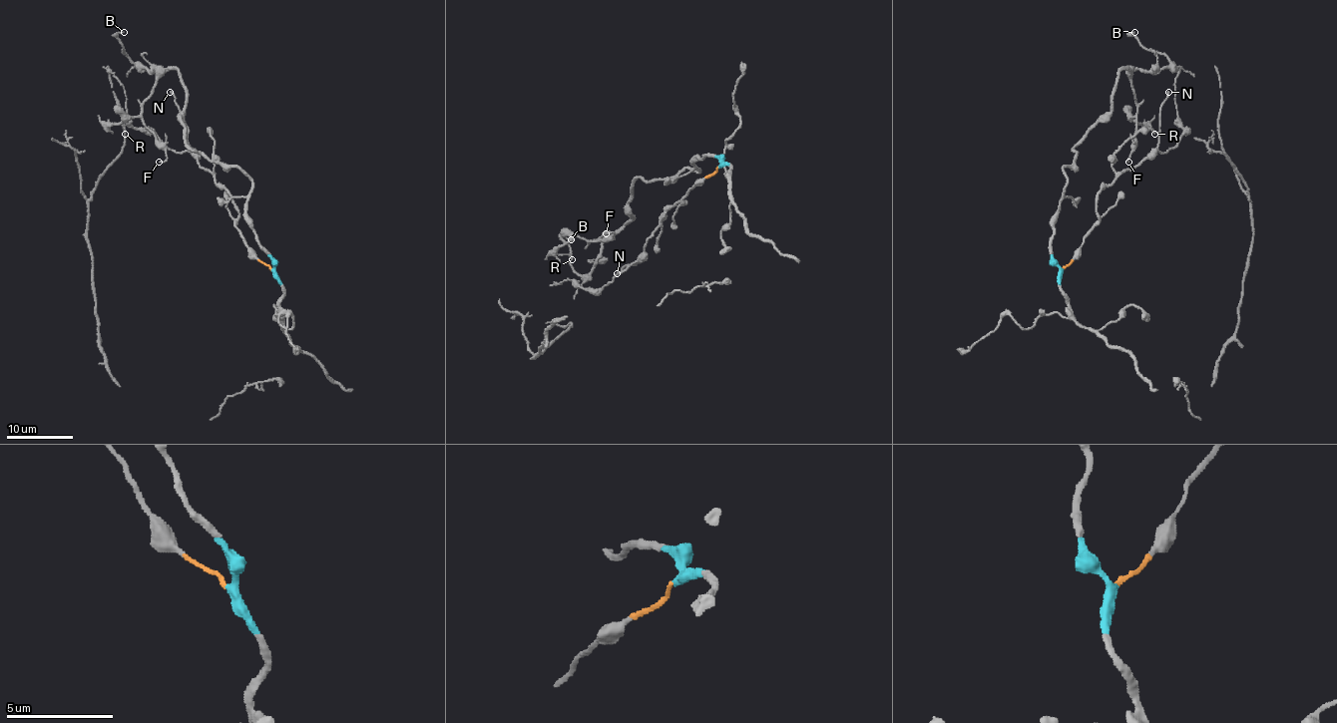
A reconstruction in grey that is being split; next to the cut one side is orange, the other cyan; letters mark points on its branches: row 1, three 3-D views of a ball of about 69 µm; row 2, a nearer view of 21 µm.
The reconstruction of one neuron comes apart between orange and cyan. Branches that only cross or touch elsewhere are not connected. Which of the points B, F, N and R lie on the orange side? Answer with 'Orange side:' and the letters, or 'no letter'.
Orange side: N

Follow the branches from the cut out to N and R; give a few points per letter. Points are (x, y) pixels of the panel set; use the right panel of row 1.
N: (1062, 268), (1075, 256), (1099, 220), (1097, 193), (1157, 146), (1159, 109), (1167, 91)
R: (1062, 268), (1050, 243), (1064, 169), (1110, 111), (1118, 73), (1128, 71), (1131, 118), (1154, 134)

